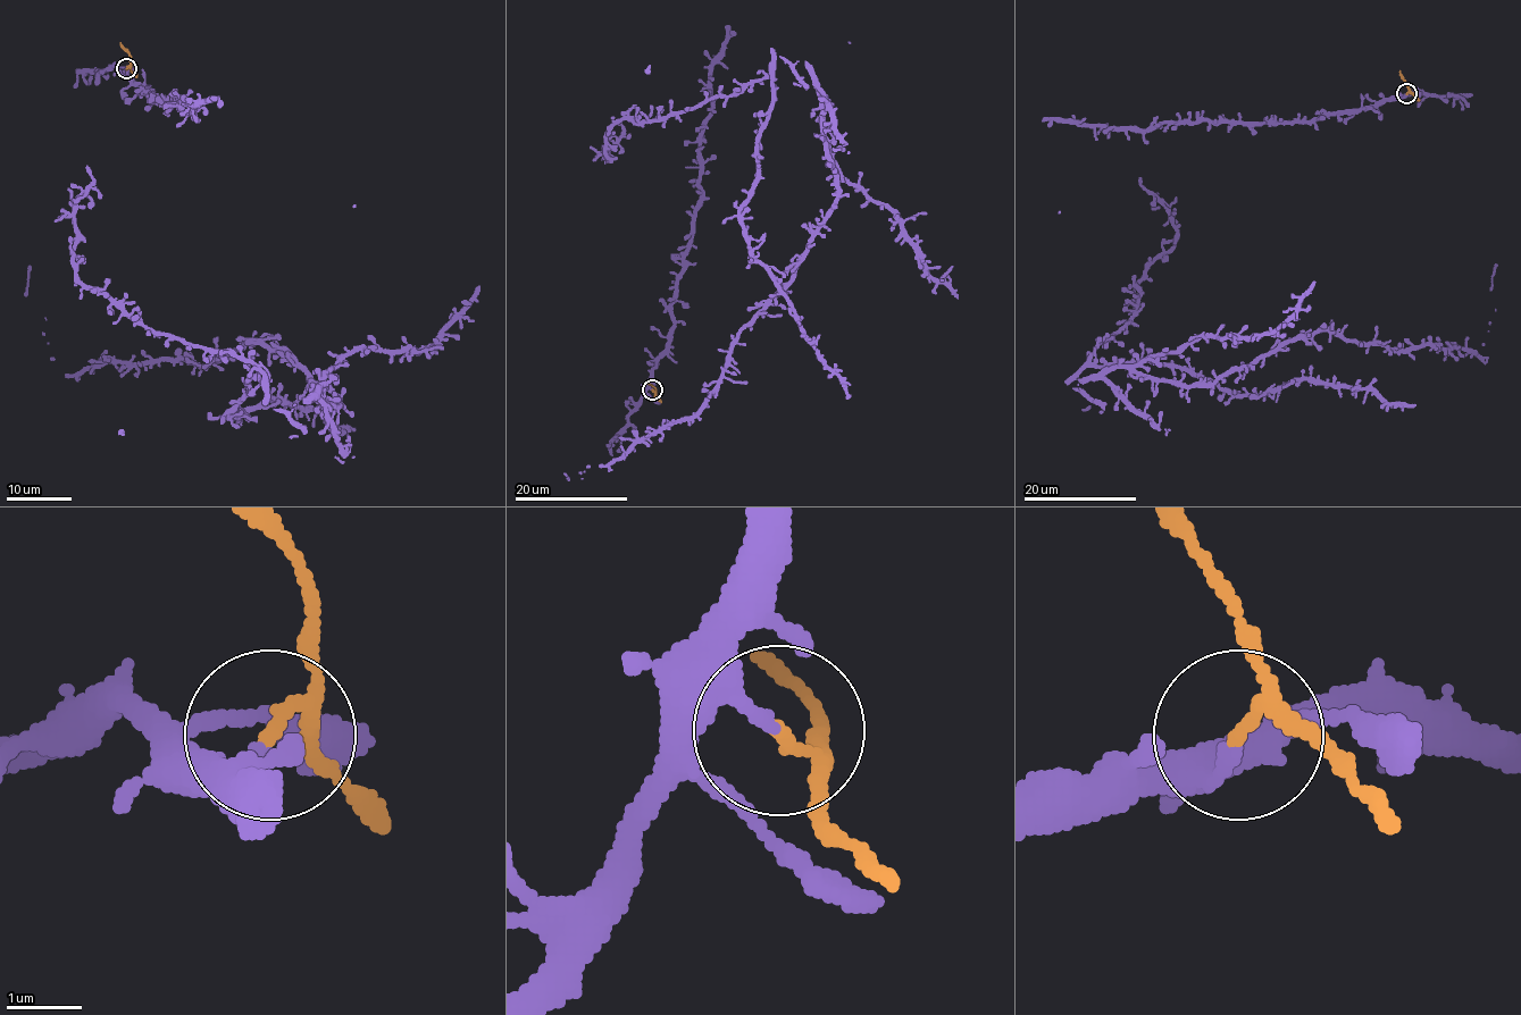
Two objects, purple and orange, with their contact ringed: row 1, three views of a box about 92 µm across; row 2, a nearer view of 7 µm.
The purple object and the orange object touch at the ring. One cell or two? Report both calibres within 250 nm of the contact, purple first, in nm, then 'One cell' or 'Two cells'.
Thickness 160 nm (purple) against 140 nm. Two cells

